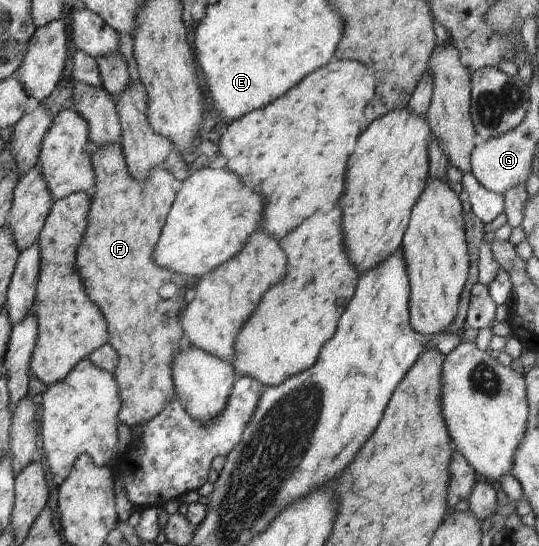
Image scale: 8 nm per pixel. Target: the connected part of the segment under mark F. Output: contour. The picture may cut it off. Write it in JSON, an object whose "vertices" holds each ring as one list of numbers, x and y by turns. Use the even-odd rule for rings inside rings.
{"vertices":[[117,145,102,147,91,146,88,150,91,164,95,173,95,194,90,196,90,207,86,216,86,229,82,241,76,248,76,273,83,282,87,296,101,308,107,330,109,330,109,344,119,352,119,364,113,376,116,378,121,408,118,418,122,423,133,428,136,424,143,424,156,417,164,406,176,398,176,388,172,377,172,358,179,352,179,340,184,335,179,316,187,304,183,298,186,292,187,276,173,274,169,270,159,268,151,260,151,252,161,236,161,231,169,214,176,192,171,188,171,181,175,178,163,166,150,170,144,181,137,180,129,174,122,148],[159,284,177,284,177,296,169,302,159,298]]}

